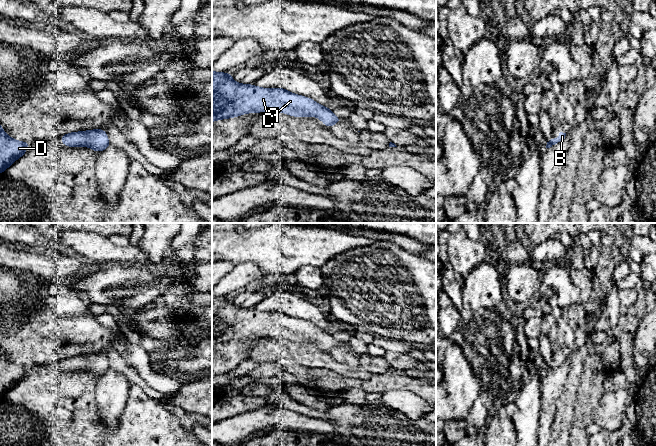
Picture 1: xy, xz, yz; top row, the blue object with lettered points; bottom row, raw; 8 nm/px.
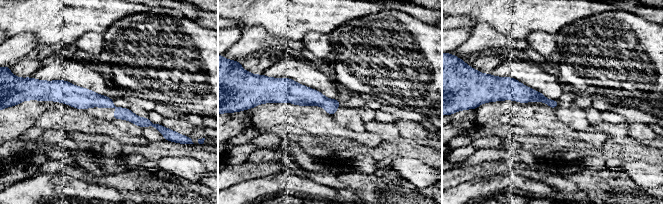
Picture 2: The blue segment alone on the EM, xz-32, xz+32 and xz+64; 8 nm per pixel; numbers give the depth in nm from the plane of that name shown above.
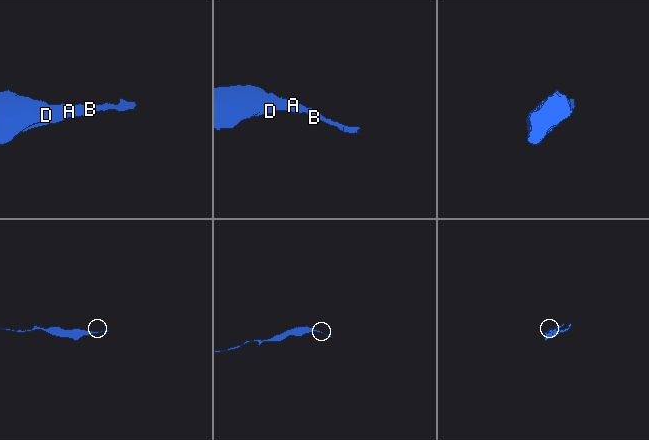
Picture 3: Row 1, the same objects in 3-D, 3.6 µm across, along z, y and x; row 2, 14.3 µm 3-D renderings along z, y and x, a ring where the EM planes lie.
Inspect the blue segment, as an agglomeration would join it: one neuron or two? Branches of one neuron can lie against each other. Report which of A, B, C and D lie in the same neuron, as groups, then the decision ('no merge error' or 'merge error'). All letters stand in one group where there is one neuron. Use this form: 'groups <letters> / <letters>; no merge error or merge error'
groups A B C D; no merge error

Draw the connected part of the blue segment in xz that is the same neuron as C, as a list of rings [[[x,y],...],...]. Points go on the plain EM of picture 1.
[[[212,295],[212,346],[245,337],[283,336],[290,340],[315,340],[328,352],[341,346],[331,333],[313,323],[283,312],[261,312],[236,307],[231,297]]]

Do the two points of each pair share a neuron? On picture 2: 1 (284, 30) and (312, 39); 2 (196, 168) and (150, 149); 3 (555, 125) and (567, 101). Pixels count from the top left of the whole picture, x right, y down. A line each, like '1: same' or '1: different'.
1: different
2: different
3: different

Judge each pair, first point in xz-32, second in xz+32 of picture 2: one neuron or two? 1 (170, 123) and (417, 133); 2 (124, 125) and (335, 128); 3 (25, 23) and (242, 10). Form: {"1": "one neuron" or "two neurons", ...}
{"1": "one neuron", "2": "two neurons", "3": "one neuron"}

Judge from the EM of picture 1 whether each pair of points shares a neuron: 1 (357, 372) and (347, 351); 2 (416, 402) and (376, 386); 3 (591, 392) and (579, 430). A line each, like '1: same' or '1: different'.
1: different
2: different
3: same

